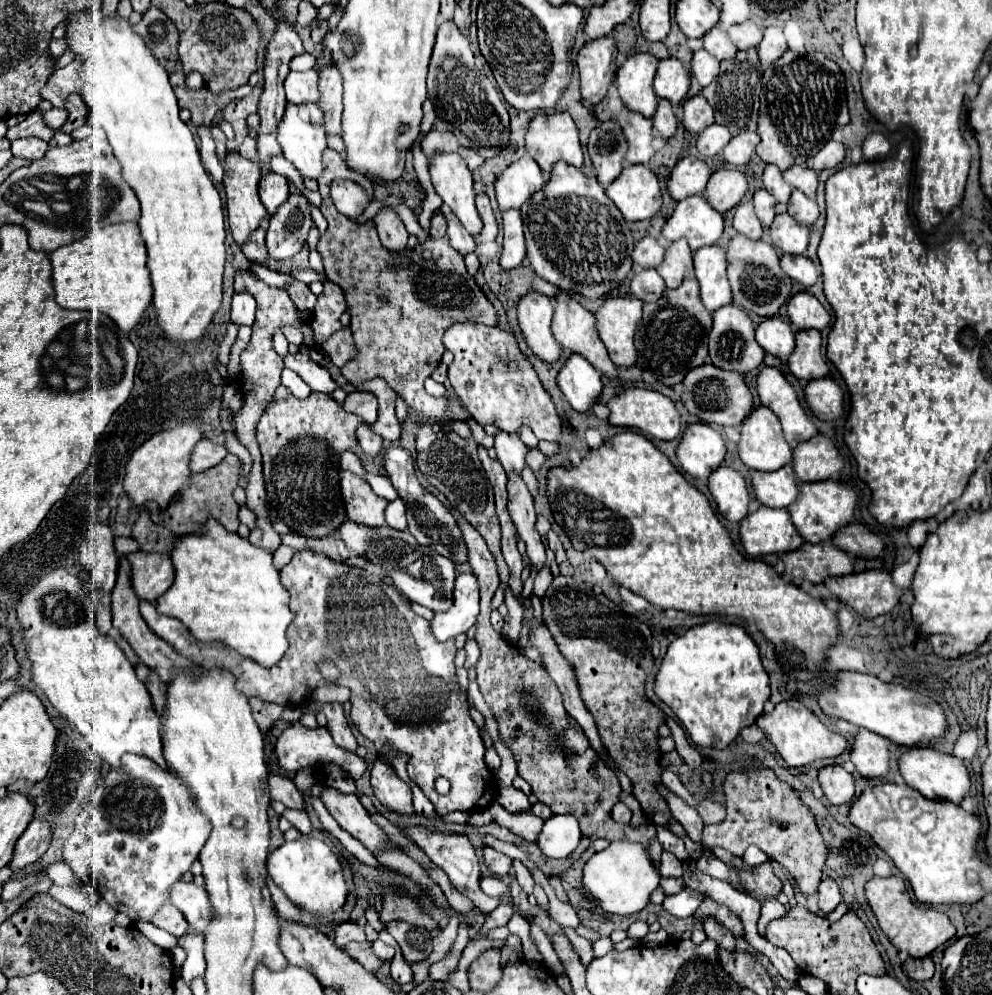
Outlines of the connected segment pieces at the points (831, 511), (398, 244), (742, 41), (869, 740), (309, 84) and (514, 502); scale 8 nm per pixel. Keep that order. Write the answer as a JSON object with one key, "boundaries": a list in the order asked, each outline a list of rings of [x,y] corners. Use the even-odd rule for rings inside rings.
{"boundaries":[[[[827,480],[827,482],[809,482],[809,484],[799,484],[799,502],[795,506],[789,506],[791,520],[799,534],[805,538],[809,544],[817,542],[829,542],[841,528],[851,524],[857,508],[857,494],[849,488],[843,486],[841,482]]],[[[383,206],[375,218],[373,218],[375,226],[377,226],[377,232],[379,232],[379,238],[383,242],[383,246],[399,252],[407,246],[407,238],[409,238],[409,232],[405,230],[399,214],[391,208],[391,206]]],[[[747,20],[747,22],[743,22],[743,24],[731,26],[731,28],[729,28],[729,36],[731,36],[733,44],[735,44],[739,50],[747,50],[747,48],[751,48],[751,46],[759,46],[759,42],[761,42],[761,38],[763,38],[763,30],[761,30],[755,22]]],[[[865,728],[853,740],[851,762],[863,778],[881,778],[889,774],[889,740]]],[[[324,51],[324,56],[316,61],[316,65],[305,72],[289,72],[285,78],[285,92],[287,100],[291,104],[303,104],[303,102],[315,102],[317,100],[317,78],[319,70],[332,62],[330,53]]],[[[509,478],[507,482],[507,490],[509,490],[509,516],[513,520],[513,524],[517,526],[519,536],[525,540],[527,544],[527,554],[531,558],[531,564],[537,568],[543,568],[545,564],[545,546],[541,544],[539,532],[535,528],[535,508],[533,508],[533,498],[525,486],[525,482],[521,478]]]]}

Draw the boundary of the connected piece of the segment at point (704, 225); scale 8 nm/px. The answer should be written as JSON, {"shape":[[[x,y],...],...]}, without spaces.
{"shape":[[[695,194],[677,202],[671,218],[663,226],[663,238],[671,242],[687,238],[691,250],[715,244],[721,232],[723,214],[711,208],[703,194]]]}

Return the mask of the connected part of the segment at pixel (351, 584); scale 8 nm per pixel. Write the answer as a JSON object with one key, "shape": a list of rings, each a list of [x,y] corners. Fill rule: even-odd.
{"shape":[[[301,550],[293,556],[293,560],[281,570],[281,584],[291,594],[291,608],[295,610],[295,620],[287,628],[287,640],[289,648],[285,656],[271,668],[263,668],[257,662],[243,658],[241,654],[233,652],[229,646],[221,642],[201,642],[193,638],[193,634],[177,620],[163,616],[155,610],[155,604],[141,600],[139,610],[145,618],[147,626],[159,634],[165,642],[169,642],[181,656],[189,658],[195,664],[201,666],[227,666],[237,676],[239,690],[245,692],[245,696],[257,696],[261,700],[269,700],[283,706],[303,706],[307,702],[307,696],[317,686],[327,684],[318,671],[319,660],[331,658],[337,668],[341,670],[339,684],[351,688],[351,722],[357,726],[357,730],[375,742],[377,750],[383,742],[389,742],[393,748],[405,752],[409,756],[407,770],[411,780],[417,782],[417,786],[423,790],[423,794],[433,802],[437,816],[445,816],[455,810],[477,810],[487,808],[489,802],[497,796],[497,784],[493,772],[485,766],[485,746],[479,734],[479,728],[469,716],[469,698],[461,690],[455,674],[455,640],[439,642],[431,634],[431,626],[425,618],[417,616],[411,610],[411,604],[401,598],[399,590],[387,582],[387,580],[371,580],[367,570],[355,568],[349,564],[337,564],[329,560],[327,556],[311,554],[307,550]],[[357,710],[365,710],[357,718]],[[437,776],[443,776],[451,782],[449,794],[441,796],[435,792],[433,782]]]}

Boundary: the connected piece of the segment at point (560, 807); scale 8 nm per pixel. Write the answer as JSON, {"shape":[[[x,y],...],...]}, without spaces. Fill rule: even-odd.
{"shape":[[[459,512],[453,514],[457,522],[461,522],[463,526],[463,538],[469,550],[469,564],[475,576],[479,578],[481,586],[481,614],[477,618],[475,634],[475,640],[481,648],[481,656],[477,662],[479,690],[497,720],[501,740],[513,752],[519,776],[529,782],[533,794],[539,798],[539,802],[547,804],[553,810],[553,814],[573,814],[579,820],[583,836],[589,836],[591,840],[605,838],[609,842],[643,842],[651,858],[655,858],[655,866],[659,866],[663,848],[657,840],[655,826],[651,822],[645,822],[643,826],[633,828],[631,824],[621,824],[611,818],[611,810],[619,802],[621,794],[619,780],[615,772],[607,768],[599,760],[595,750],[589,746],[589,740],[583,734],[577,720],[573,720],[567,714],[557,684],[547,676],[543,666],[523,656],[517,646],[509,644],[499,632],[493,630],[489,614],[493,594],[499,588],[499,576],[493,554],[489,552],[481,534],[477,534],[477,530]]]}

